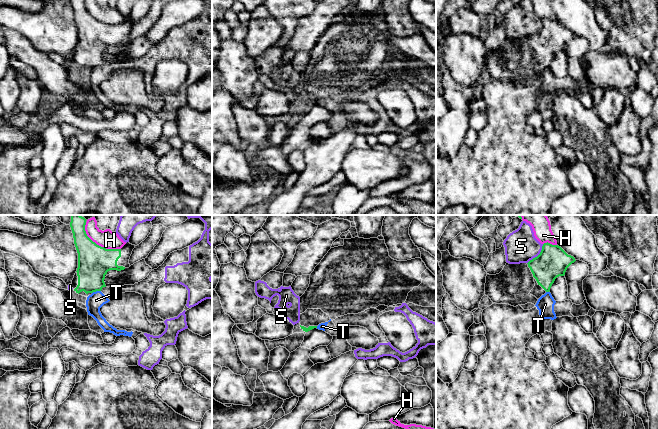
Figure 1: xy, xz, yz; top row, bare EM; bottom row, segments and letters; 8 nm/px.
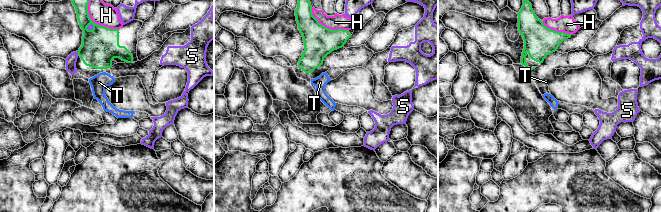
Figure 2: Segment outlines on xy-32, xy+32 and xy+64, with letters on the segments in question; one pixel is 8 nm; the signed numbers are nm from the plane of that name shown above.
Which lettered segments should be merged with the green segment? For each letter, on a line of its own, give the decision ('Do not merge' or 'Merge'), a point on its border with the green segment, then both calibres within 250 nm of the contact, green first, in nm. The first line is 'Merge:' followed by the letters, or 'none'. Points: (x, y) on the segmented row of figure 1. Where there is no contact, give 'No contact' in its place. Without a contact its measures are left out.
Merge: none
H: Do not merge. Touches green at xy (96, 244). Thickness 260 nm (green) against 140 nm
S: Do not merge. Touches green at yz (538, 255). Thickness 260 nm (green) against 260 nm
T: Do not merge. Touches green at xy (96, 290). Thickness 260 nm (green) against 140 nm

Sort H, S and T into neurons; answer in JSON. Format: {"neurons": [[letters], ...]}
{"neurons": [["H"], ["S", "T"]]}

